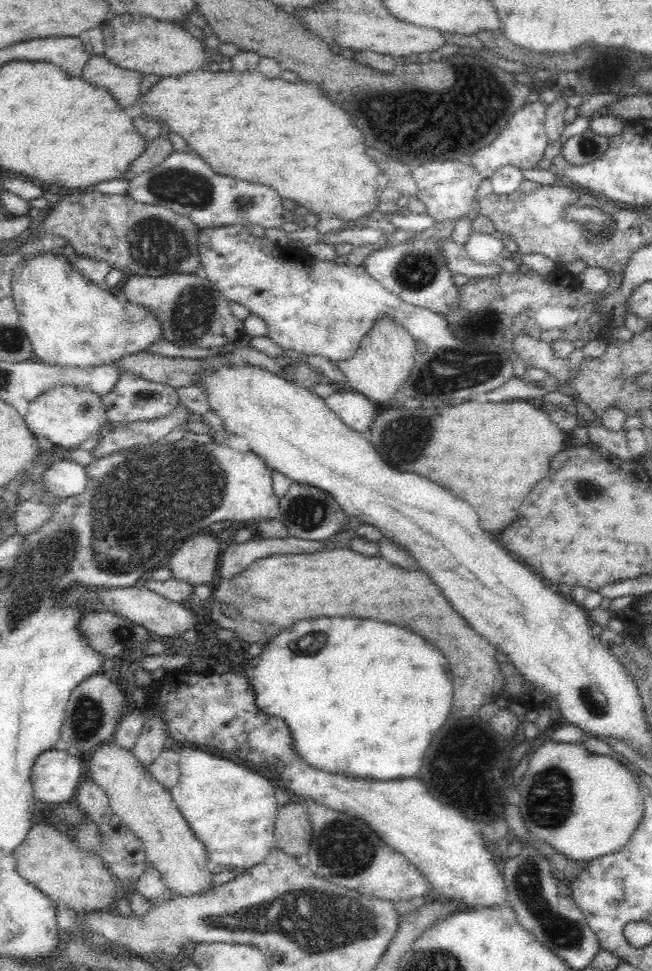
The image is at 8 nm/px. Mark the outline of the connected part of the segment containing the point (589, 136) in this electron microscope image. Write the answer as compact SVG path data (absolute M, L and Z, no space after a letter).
M587 128L581 134L570 136L561 146L561 155L568 166L580 166L594 162L608 150L608 137Z

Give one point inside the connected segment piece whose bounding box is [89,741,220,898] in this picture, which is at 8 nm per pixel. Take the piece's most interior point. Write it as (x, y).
(146, 807)

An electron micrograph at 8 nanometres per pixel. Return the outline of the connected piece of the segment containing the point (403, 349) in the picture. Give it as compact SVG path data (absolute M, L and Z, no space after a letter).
M380 317L372 330L364 336L360 346L354 355L346 360L336 361L338 368L346 376L350 389L366 396L368 400L377 407L382 406L378 402L387 402L395 398L399 388L407 382L415 368L415 356L419 353L416 350L417 341L410 333L398 325L390 317Z

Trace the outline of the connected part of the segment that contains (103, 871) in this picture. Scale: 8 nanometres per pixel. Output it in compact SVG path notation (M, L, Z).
M35 822L22 844L14 848L12 857L16 874L52 900L55 907L88 914L110 909L118 900L120 886L110 869L100 857L86 855L74 847L74 841L66 828L62 830L58 826L42 826Z

